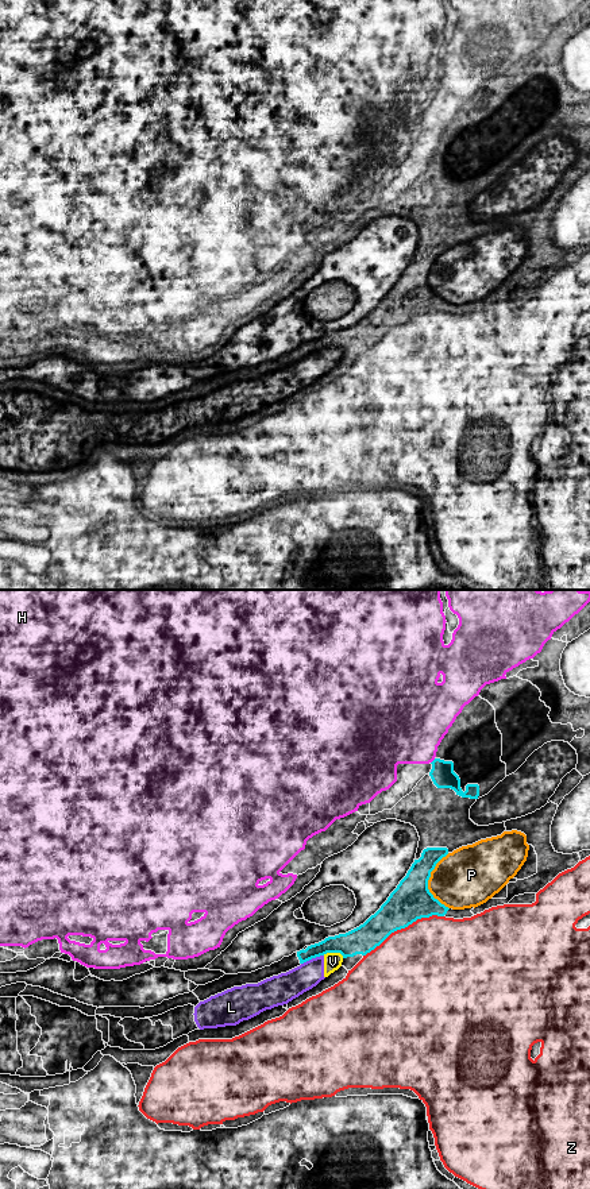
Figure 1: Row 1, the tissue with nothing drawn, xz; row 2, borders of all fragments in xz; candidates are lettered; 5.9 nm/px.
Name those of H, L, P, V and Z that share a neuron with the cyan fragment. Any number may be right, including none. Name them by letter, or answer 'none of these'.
none of these

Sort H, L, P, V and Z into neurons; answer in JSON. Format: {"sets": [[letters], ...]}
{"sets": [["H"], ["L", "V"], ["P"], ["Z"]]}

